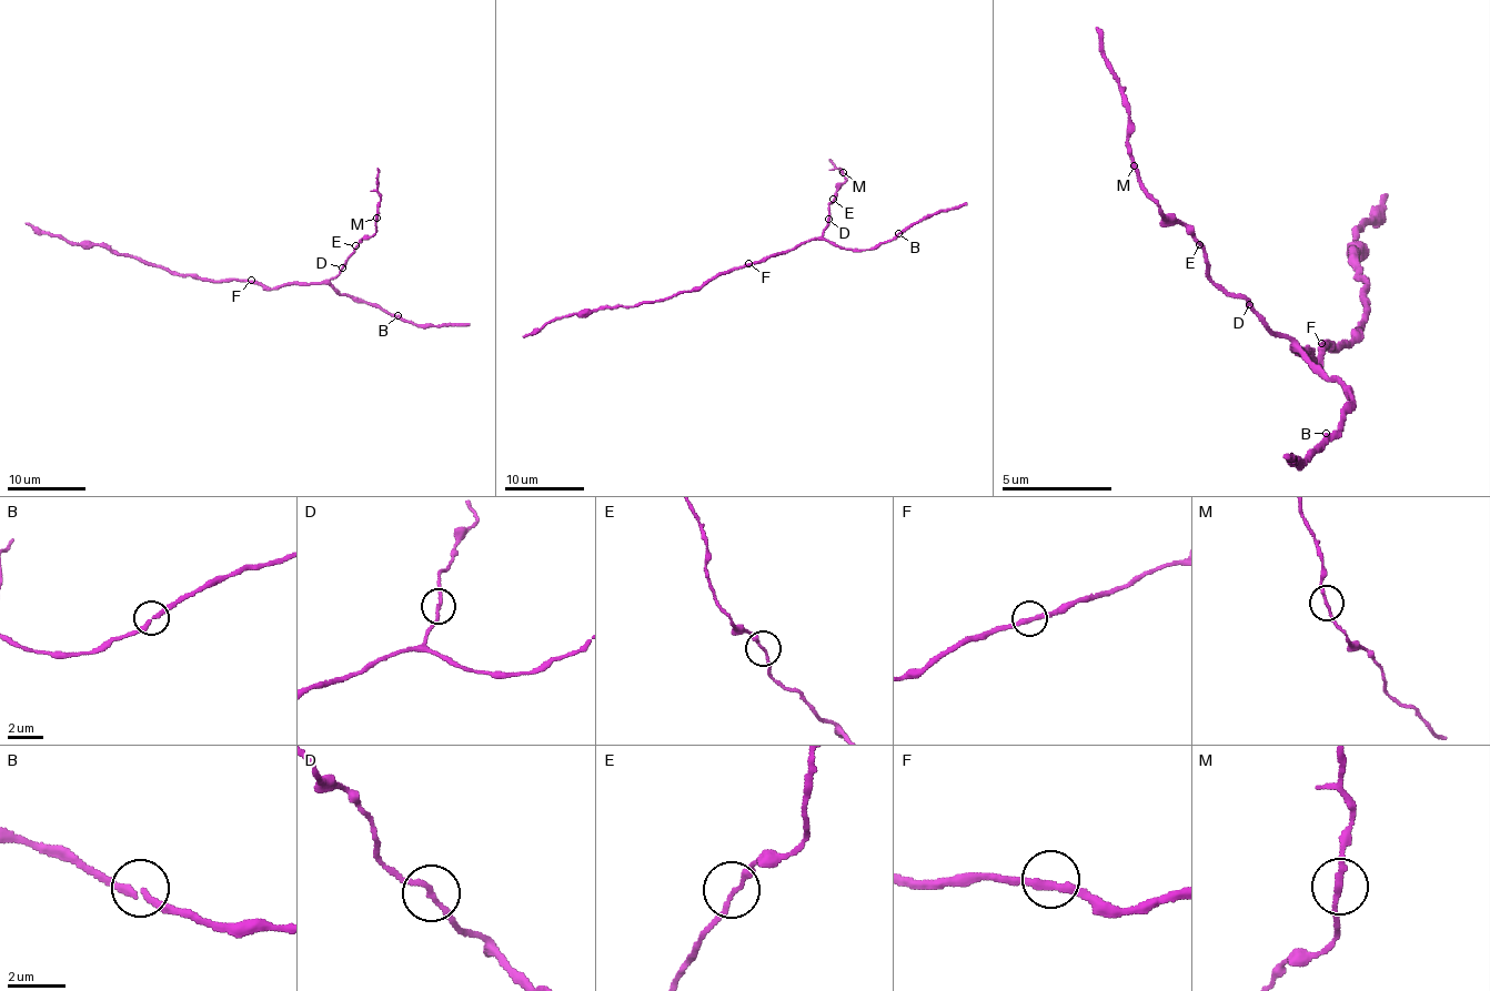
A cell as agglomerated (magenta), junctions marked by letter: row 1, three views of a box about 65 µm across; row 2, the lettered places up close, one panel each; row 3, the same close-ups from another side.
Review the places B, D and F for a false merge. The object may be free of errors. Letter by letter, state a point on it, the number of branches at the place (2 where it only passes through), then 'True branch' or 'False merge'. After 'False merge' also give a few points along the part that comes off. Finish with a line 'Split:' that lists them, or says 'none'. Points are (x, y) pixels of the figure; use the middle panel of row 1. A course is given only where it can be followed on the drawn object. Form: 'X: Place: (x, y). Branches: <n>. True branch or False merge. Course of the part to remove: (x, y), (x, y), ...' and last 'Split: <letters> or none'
B: Place: (898, 233). Branches: 2. True branch
D: Place: (828, 219). Branches: 2. True branch
F: Place: (748, 263). Branches: 2. True branch
Split: none

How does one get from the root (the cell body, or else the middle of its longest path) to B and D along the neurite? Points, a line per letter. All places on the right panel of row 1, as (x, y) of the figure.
B: (1326, 349), (1324, 359), (1316, 364), (1312, 352), (1292, 351), (1346, 382), (1356, 397), (1328, 434)
D: (1326, 349), (1324, 359), (1312, 364), (1312, 352), (1294, 351), (1286, 333), (1271, 333), (1248, 305)

